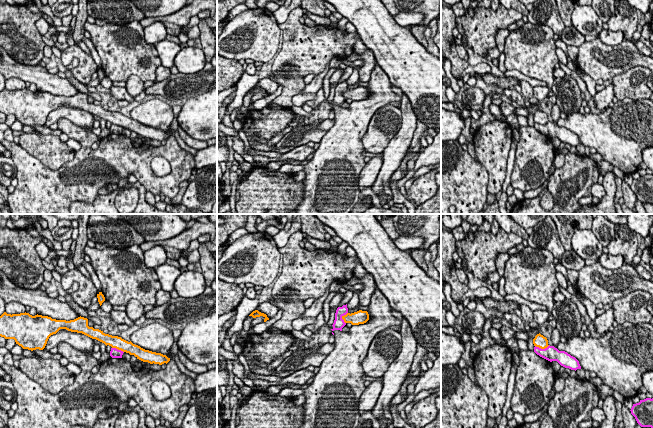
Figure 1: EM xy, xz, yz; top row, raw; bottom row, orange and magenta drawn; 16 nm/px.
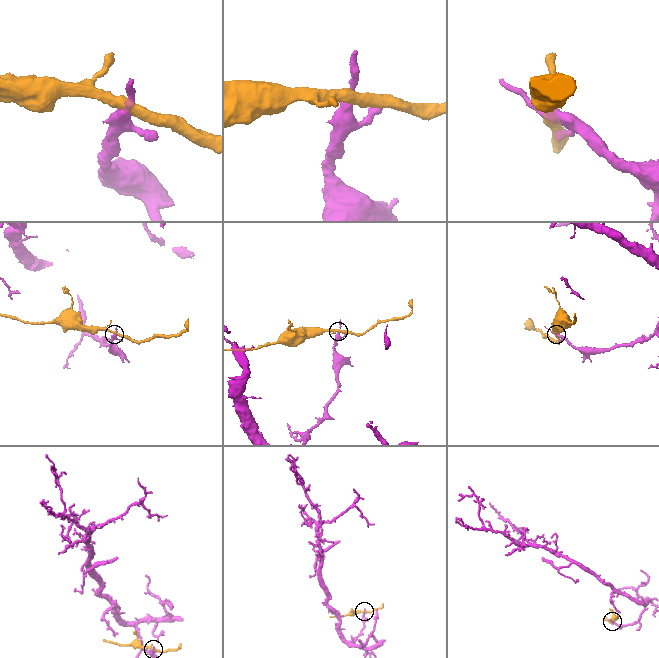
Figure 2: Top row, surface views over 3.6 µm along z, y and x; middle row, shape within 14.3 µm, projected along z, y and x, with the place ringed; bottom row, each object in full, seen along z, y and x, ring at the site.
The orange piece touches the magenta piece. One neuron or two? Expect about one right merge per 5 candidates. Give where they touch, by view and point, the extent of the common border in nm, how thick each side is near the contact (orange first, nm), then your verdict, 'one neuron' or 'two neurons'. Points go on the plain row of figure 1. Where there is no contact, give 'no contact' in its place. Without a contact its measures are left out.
contact yz (542, 124); length 240 nm; calibres 200 and 240 nm; two neurons

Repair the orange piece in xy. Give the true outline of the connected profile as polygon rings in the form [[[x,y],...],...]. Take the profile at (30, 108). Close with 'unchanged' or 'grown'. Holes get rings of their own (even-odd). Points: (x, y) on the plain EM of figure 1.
[[[29,89],[7,90],[0,92],[0,112],[5,115],[14,115],[16,120],[23,125],[43,126],[49,113],[56,110],[60,105],[82,109],[92,115],[96,115],[106,122],[116,124],[123,128],[134,131],[137,135],[150,140],[168,139],[170,134],[161,129],[145,126],[138,121],[128,118],[121,113],[105,110],[99,105],[88,102],[88,95],[78,93],[74,96],[56,96],[48,92]]] | unchanged

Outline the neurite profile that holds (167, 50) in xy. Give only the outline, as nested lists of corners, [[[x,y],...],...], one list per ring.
[[[164,39],[156,43],[155,48],[158,52],[162,66],[167,68],[174,66],[174,59],[181,50],[180,45]]]

